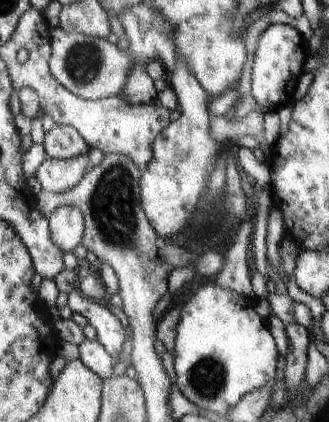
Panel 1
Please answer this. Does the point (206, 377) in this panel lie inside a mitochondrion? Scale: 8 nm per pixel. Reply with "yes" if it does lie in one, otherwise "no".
yes

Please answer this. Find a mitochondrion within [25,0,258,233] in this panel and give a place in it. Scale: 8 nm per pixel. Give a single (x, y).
(84, 62)

